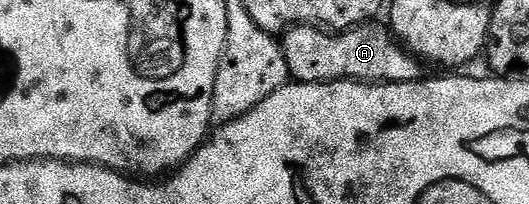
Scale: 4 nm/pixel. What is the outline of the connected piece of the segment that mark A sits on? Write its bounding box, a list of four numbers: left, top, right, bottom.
[280,22,427,84]

